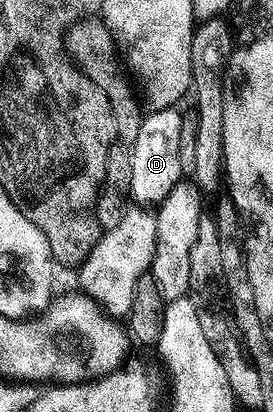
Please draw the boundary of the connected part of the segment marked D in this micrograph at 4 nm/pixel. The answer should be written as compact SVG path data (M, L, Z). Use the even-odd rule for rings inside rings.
M178 108L169 110L150 110L145 115L140 124L140 132L136 136L136 140L129 147L130 164L128 167L128 175L130 174L130 186L128 182L128 194L135 198L135 203L159 204L163 202L168 194L172 192L172 188L177 182L183 181L184 163L180 160L180 128L182 127L183 111Z

